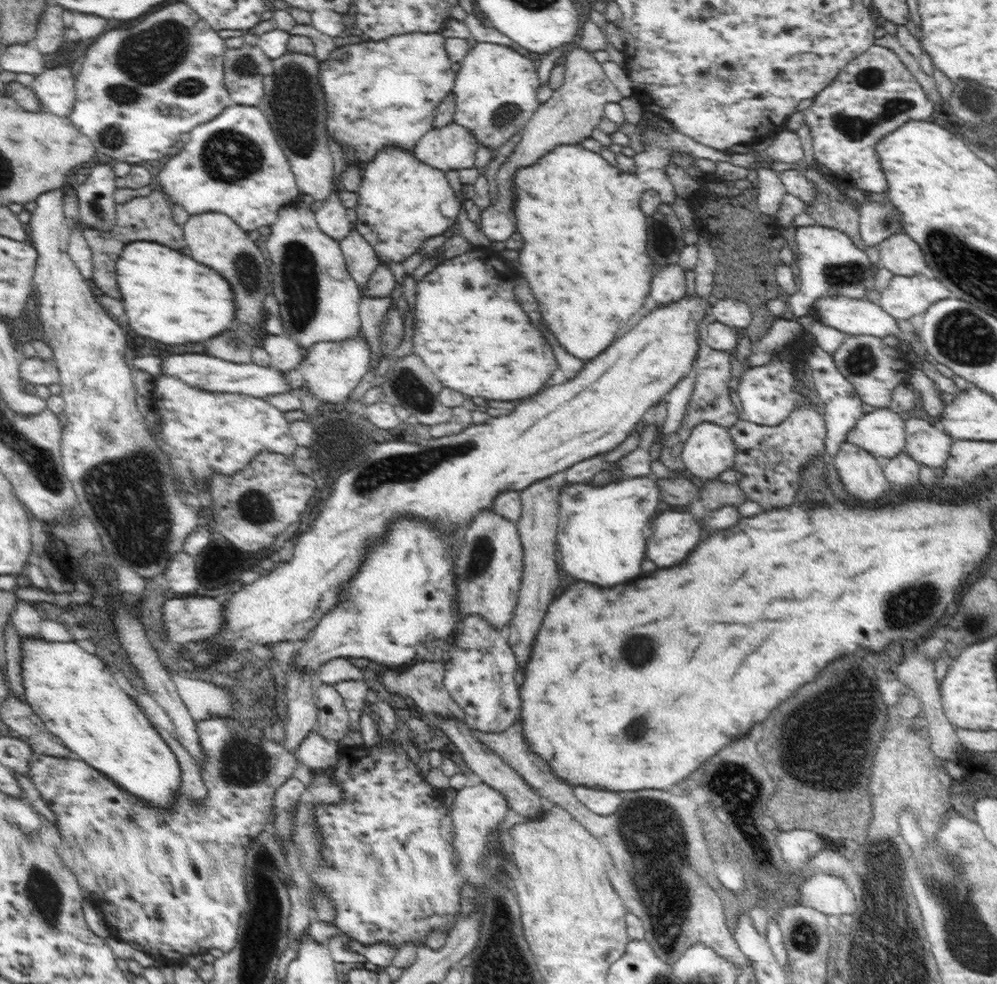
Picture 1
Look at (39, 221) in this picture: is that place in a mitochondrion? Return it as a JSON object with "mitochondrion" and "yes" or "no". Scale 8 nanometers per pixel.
{"mitochondrion":"no"}

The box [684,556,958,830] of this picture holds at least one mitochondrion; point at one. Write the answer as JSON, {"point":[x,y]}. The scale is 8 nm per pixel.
{"point":[912,606]}

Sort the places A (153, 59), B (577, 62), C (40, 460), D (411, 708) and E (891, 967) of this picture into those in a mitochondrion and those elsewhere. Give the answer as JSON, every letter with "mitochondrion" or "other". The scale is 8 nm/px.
{"A":"mitochondrion","B":"other","C":"mitochondrion","D":"other","E":"mitochondrion"}

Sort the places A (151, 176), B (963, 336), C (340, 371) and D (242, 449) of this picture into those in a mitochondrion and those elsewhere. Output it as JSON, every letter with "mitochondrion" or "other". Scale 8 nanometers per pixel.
{"A":"other","B":"mitochondrion","C":"other","D":"other"}

